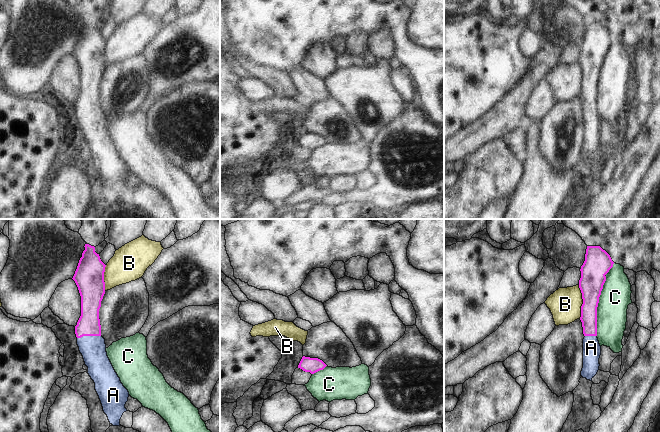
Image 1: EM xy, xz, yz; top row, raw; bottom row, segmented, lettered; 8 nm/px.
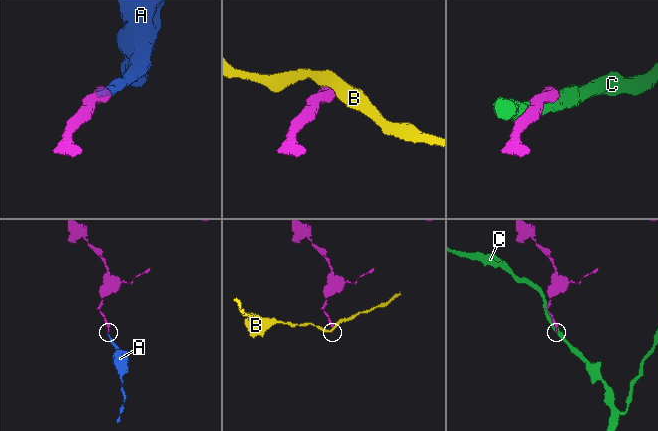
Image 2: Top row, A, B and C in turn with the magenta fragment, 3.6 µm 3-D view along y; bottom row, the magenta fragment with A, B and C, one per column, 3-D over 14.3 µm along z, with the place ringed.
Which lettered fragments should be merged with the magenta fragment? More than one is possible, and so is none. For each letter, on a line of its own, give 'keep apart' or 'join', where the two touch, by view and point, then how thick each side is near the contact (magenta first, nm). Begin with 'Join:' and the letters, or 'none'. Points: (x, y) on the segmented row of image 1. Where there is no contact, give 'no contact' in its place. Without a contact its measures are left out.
Join: A
A: join; contact xy (88, 335); calibres 180 and 200 nm
B: keep apart; contact yz (583, 302); calibres 190 and 260 nm
C: keep apart; contact yz (598, 299); calibres 200 and 240 nm

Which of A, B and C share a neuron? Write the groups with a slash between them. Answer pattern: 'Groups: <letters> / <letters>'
Groups: A / B / C.

